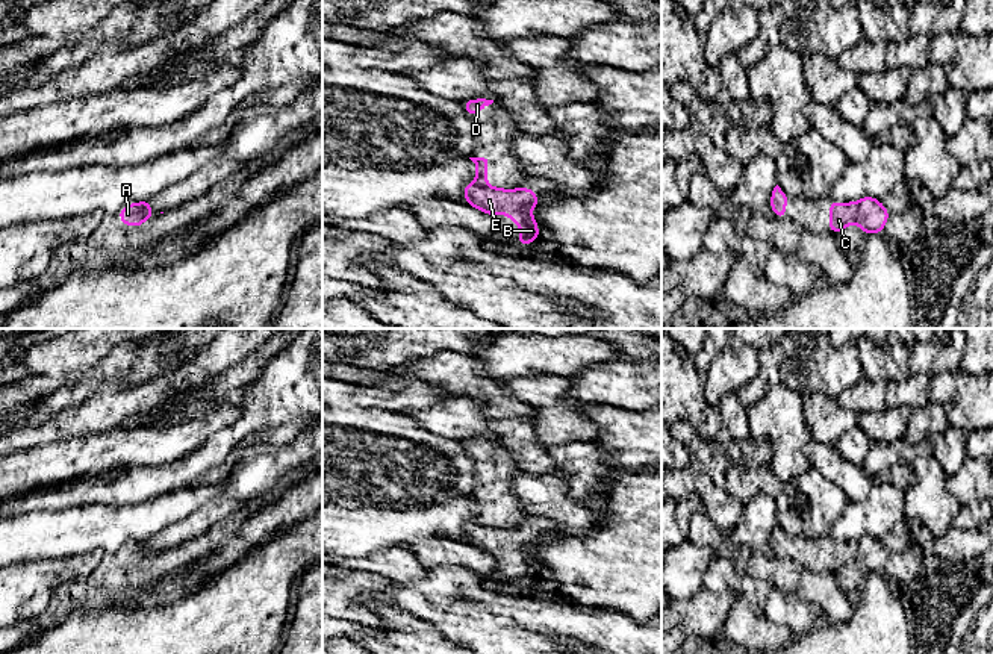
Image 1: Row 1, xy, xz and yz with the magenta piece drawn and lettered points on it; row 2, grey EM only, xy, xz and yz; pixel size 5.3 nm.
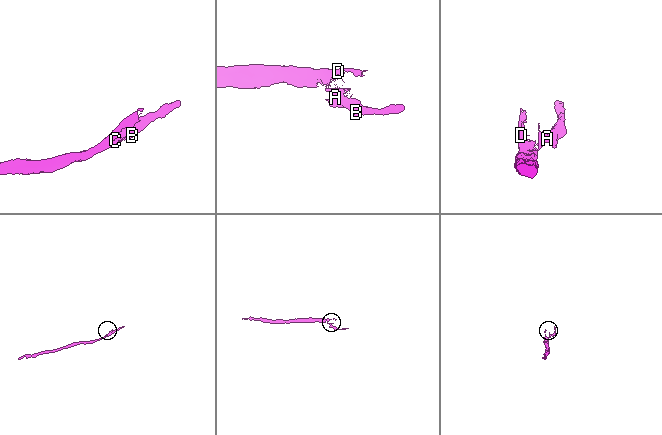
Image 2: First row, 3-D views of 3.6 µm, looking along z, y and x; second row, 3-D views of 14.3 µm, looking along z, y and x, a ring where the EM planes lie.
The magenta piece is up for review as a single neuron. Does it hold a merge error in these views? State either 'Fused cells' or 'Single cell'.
Fused cells

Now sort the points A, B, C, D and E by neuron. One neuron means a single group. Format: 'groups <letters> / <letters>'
groups A B E / C D

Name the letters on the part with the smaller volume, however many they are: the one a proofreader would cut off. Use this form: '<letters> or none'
A, B, E

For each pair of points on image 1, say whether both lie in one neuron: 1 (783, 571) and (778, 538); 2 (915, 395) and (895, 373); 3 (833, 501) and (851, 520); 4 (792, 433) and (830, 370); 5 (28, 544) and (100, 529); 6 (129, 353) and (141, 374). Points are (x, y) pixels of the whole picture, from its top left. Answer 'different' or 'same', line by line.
1: different
2: different
3: different
4: different
5: same
6: different

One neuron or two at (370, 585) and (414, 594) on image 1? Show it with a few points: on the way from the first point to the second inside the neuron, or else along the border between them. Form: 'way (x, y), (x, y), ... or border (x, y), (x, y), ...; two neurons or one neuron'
border (397, 583), (383, 591), (379, 595), (379, 601); two neurons

